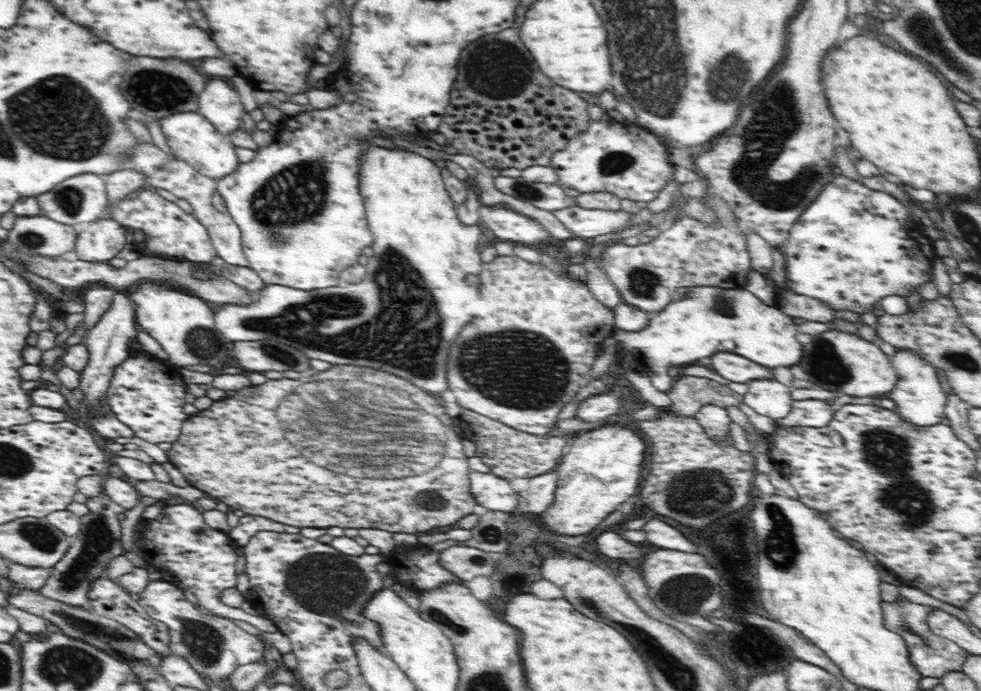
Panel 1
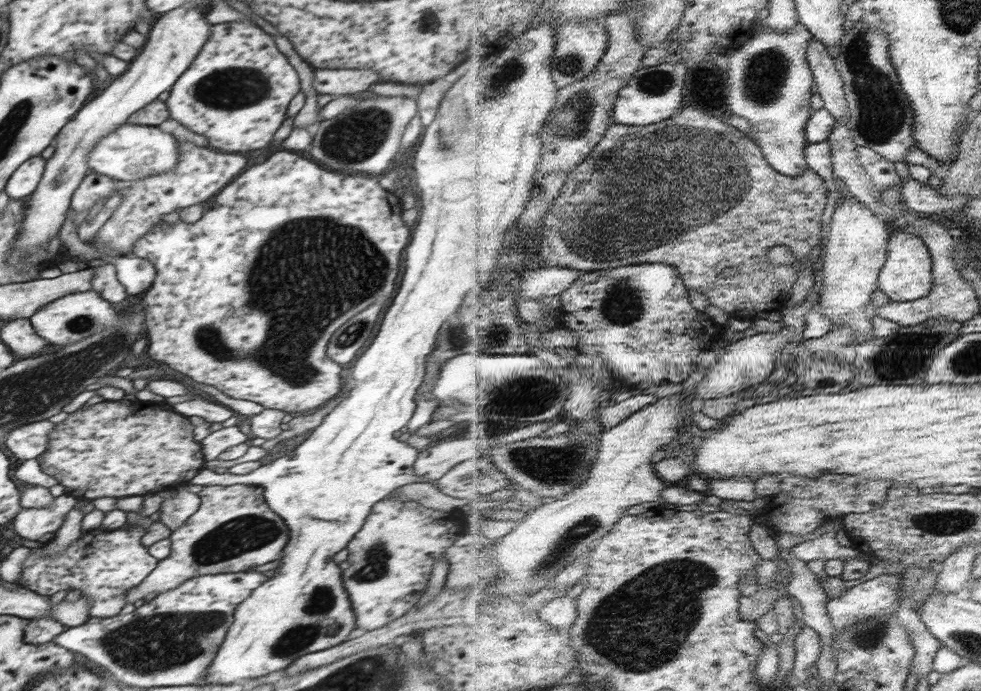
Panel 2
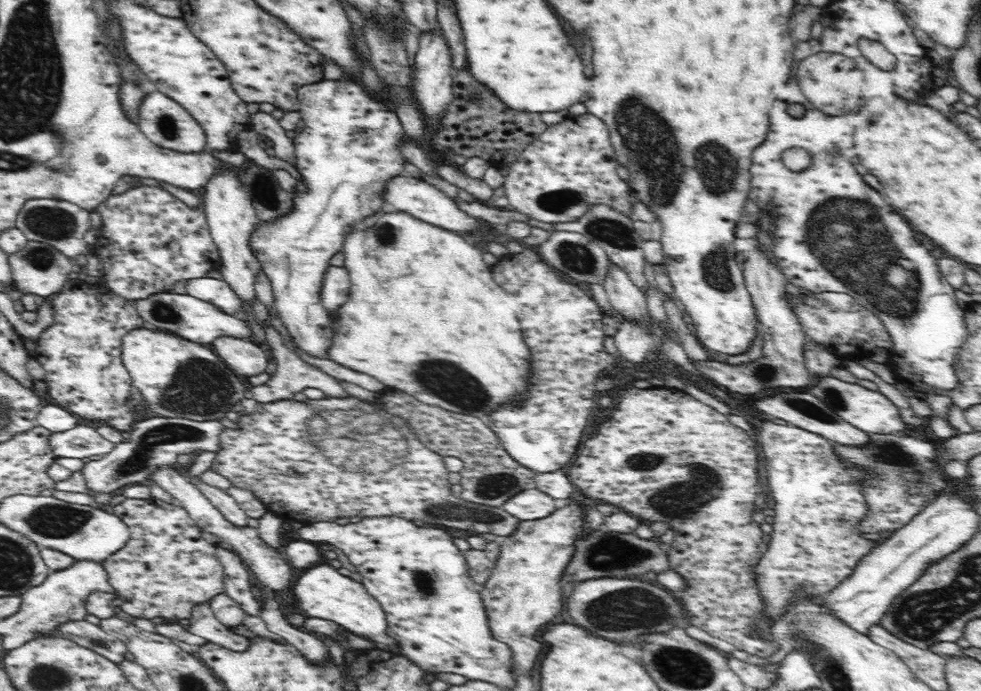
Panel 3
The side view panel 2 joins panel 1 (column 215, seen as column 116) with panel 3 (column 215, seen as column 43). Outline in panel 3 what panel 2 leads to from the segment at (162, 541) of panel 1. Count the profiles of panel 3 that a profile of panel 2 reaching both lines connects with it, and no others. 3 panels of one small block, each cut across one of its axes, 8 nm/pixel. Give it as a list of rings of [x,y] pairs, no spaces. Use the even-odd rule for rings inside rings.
[[[150,497],[144,500],[135,498],[124,499],[112,508],[113,513],[130,529],[130,540],[126,545],[110,554],[102,562],[108,573],[109,584],[118,596],[120,610],[136,618],[165,618],[180,620],[190,618],[196,604],[209,602],[216,595],[225,592],[223,566],[216,557],[215,544],[210,544],[201,536],[201,529],[194,524],[180,505],[172,505],[162,500]]]

